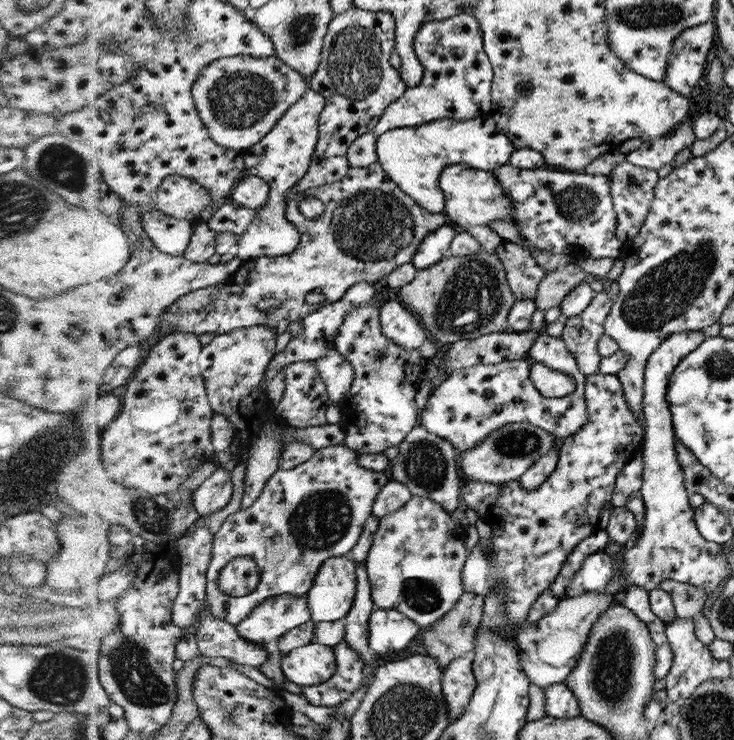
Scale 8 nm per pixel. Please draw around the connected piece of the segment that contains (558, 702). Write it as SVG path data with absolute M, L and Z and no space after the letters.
M566 684L553 685L544 689L545 712L552 718L576 718L582 715L582 708L575 693Z

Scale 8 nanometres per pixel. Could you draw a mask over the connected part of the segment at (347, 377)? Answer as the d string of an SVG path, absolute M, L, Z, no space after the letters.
M331 348L324 358L314 360L319 364L320 372L328 383L330 400L335 404L343 401L351 390L355 378L354 367L335 348Z

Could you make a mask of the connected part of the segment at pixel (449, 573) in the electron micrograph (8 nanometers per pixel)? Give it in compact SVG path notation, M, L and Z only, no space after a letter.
M412 495L400 510L379 520L378 530L374 534L372 547L365 560L371 581L371 597L376 608L401 611L420 627L425 627L429 624L434 625L458 604L466 588L463 583L463 568L468 554L464 538L458 530L467 528L454 524L454 520L446 511L446 508L431 498Z

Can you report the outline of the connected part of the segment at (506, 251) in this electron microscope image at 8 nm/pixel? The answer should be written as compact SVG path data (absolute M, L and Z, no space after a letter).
M503 241L495 253L503 261L509 285L517 300L535 300L539 285L547 271L532 257L530 250L516 243Z

